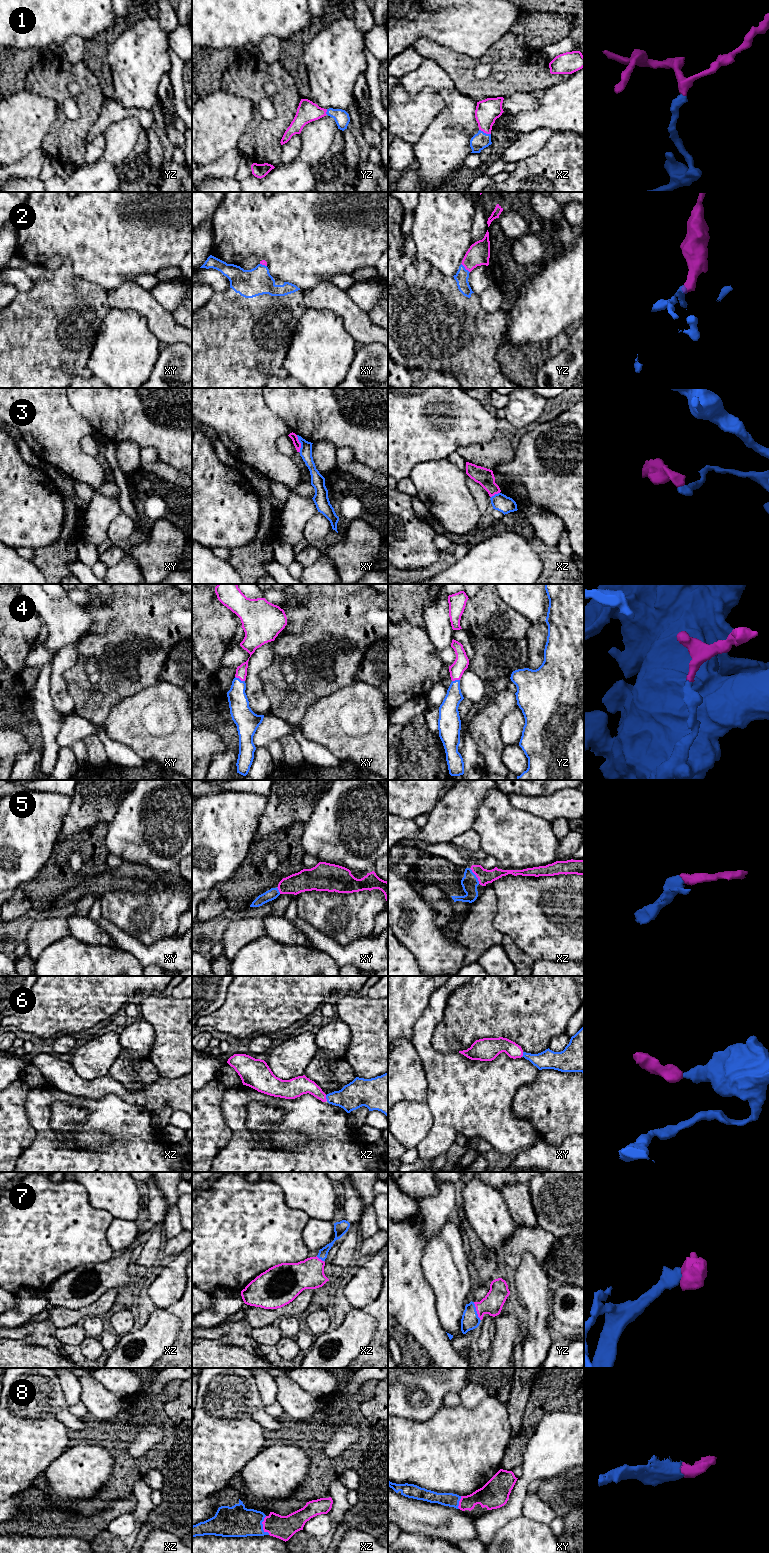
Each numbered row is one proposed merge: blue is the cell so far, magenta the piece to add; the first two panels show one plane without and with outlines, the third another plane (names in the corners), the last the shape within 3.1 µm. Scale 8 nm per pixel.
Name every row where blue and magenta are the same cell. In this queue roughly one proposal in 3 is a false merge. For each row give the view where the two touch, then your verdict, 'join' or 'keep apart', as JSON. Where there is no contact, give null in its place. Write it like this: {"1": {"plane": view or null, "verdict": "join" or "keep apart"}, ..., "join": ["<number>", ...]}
{"1": {"plane": "xz", "verdict": "join"}, "2": {"plane": "yz", "verdict": "join"}, "3": {"plane": "xy", "verdict": "keep apart"}, "4": {"plane": "xy", "verdict": "join"}, "5": {"plane": "xz", "verdict": "join"}, "6": {"plane": "xz", "verdict": "join"}, "7": {"plane": "yz", "verdict": "join"}, "8": {"plane": "xz", "verdict": "join"}, "join": ["1", "2", "4", "5", "6", "7", "8"]}

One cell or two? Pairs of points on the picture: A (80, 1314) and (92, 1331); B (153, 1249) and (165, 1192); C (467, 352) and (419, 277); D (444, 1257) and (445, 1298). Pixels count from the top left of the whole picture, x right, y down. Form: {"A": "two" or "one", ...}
{"A": "two", "B": "one", "C": "one", "D": "one"}

